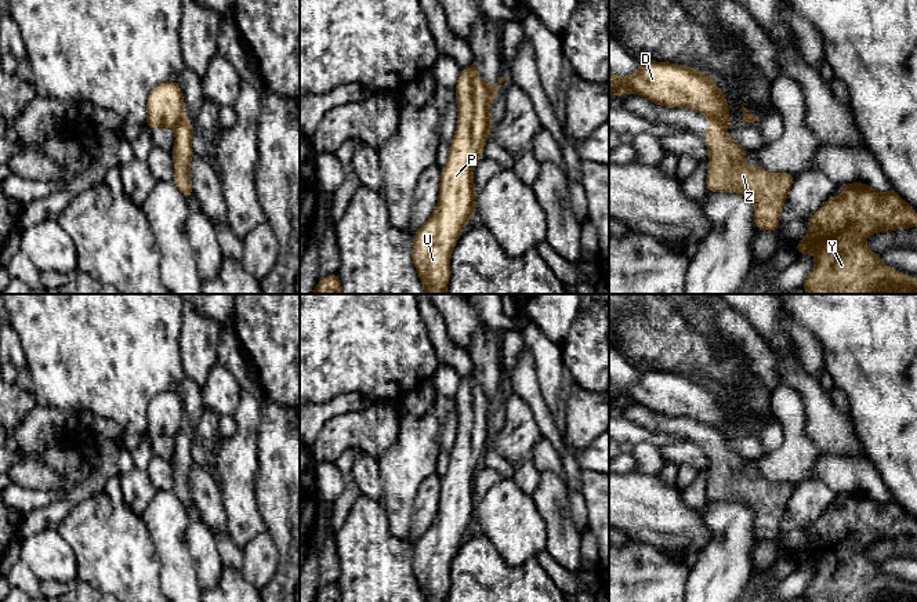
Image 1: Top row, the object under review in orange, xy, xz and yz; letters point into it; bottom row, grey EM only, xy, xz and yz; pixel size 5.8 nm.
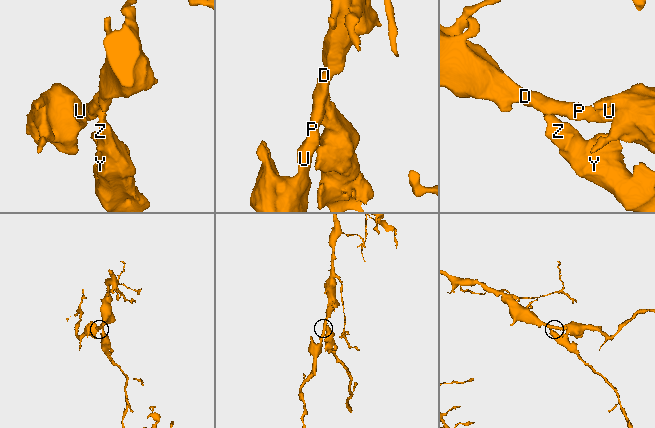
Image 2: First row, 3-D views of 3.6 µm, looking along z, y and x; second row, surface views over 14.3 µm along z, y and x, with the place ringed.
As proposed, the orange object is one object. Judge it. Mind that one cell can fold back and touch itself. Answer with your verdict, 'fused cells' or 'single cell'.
fused cells

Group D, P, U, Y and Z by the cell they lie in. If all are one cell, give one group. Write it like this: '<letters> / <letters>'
D P U / Y Z

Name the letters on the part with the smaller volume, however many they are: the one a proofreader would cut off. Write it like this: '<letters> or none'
Y, Z

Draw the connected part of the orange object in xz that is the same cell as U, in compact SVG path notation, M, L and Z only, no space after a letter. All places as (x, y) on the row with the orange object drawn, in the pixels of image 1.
M476 62L460 72L456 84L457 127L449 144L449 156L442 167L439 199L435 211L413 235L413 264L417 269L425 294L446 294L450 279L450 255L464 231L464 224L475 217L476 188L472 182L475 163L482 157L483 146L492 130L489 106L493 99L488 86L476 70Z

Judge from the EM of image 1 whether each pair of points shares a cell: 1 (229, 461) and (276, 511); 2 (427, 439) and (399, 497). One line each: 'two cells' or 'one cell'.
1: two cells
2: one cell

